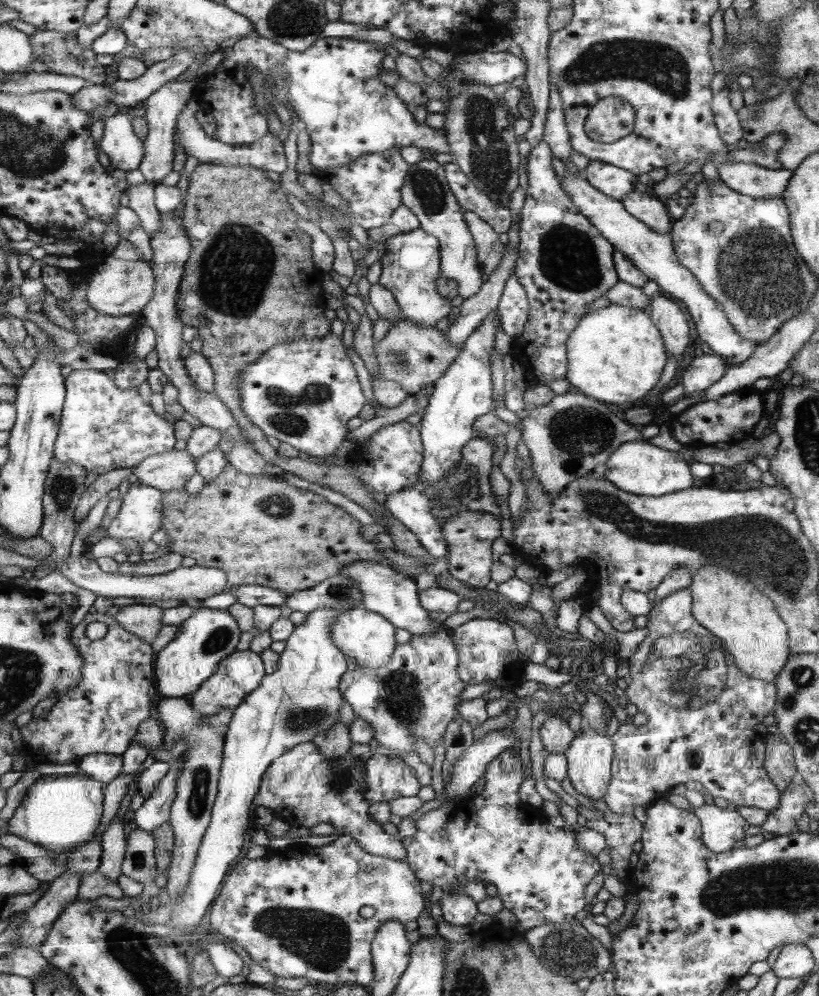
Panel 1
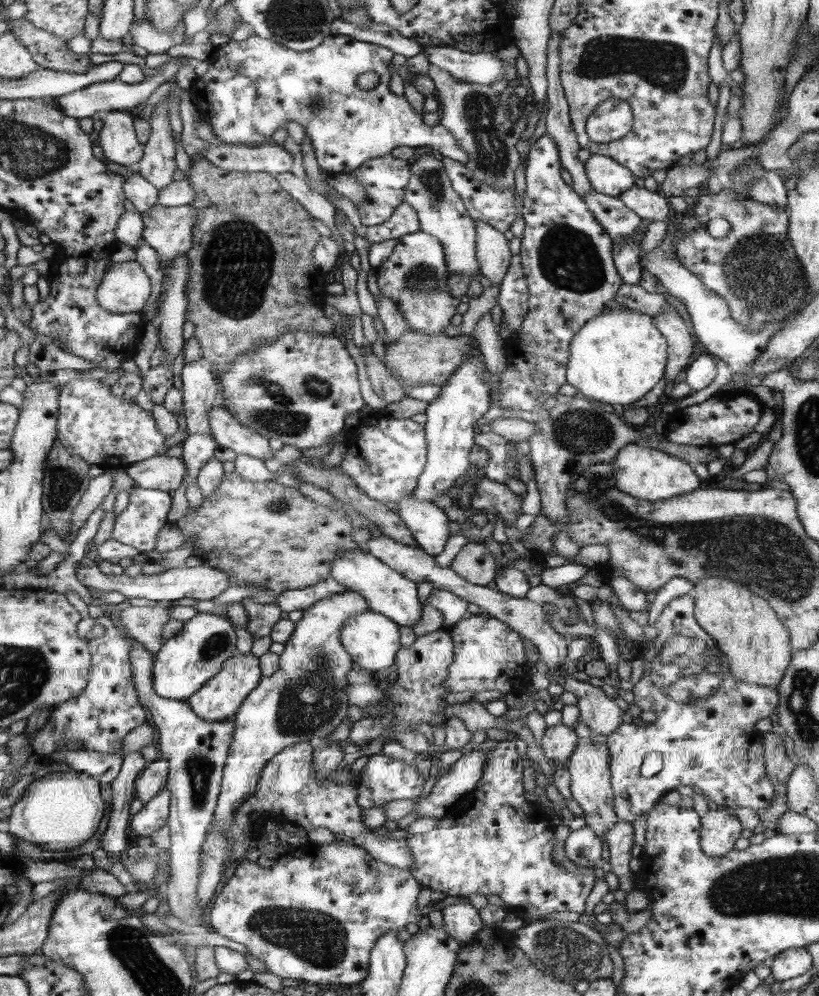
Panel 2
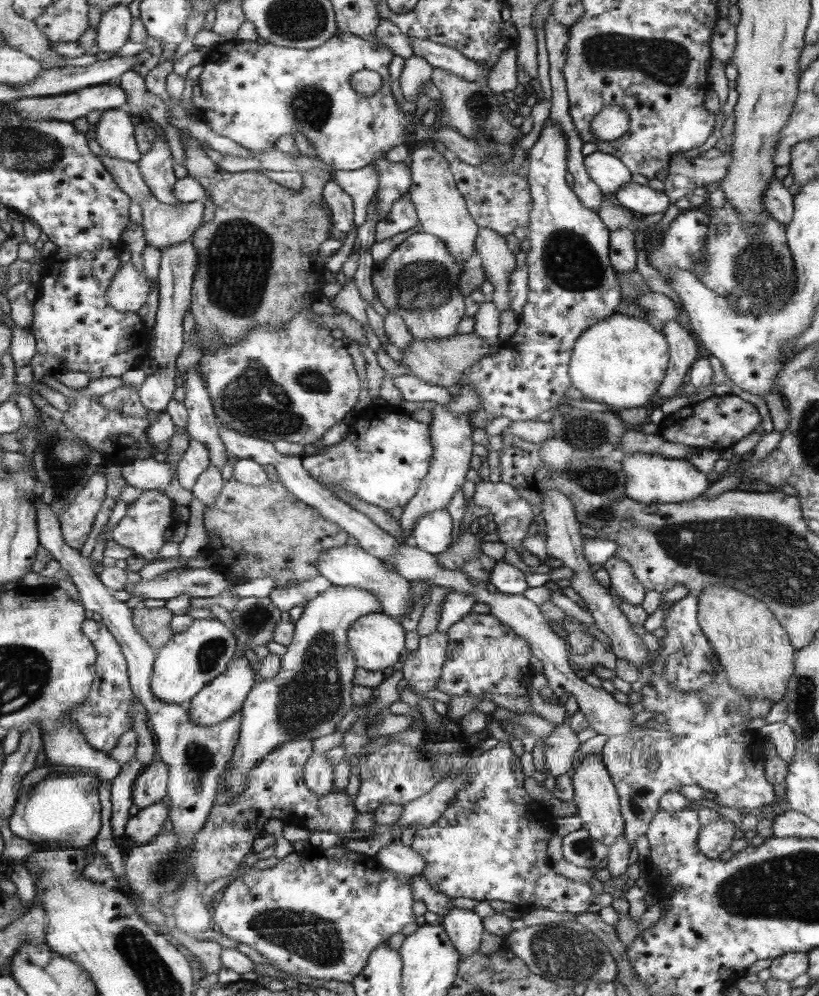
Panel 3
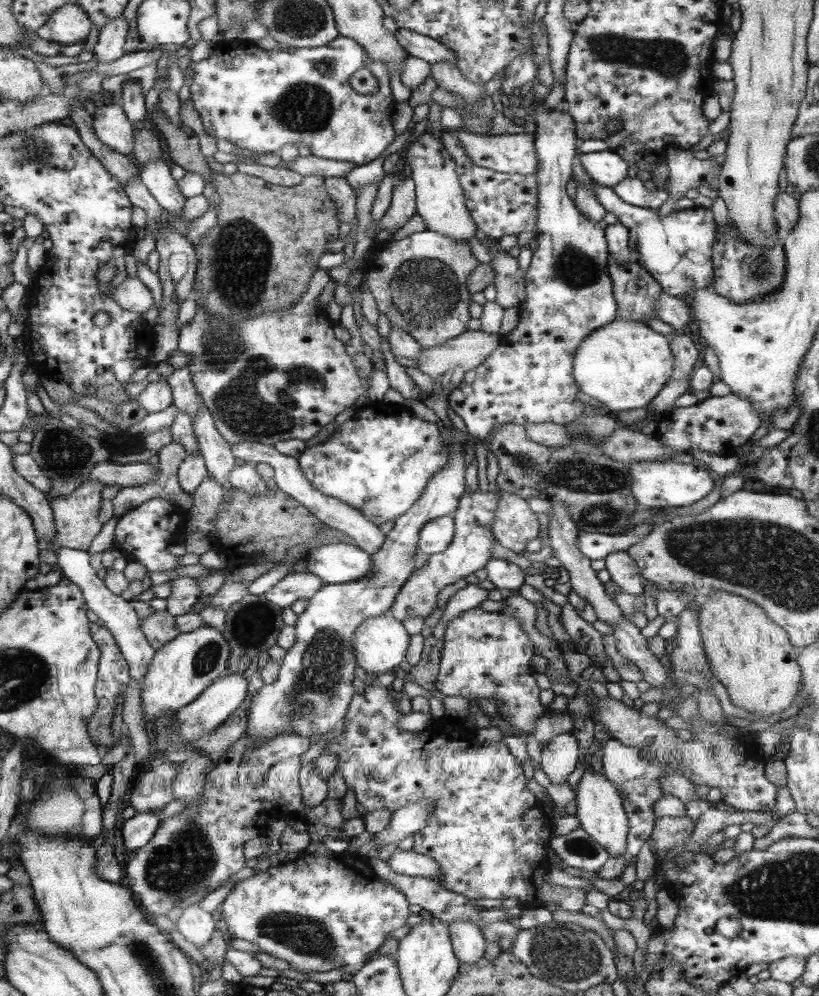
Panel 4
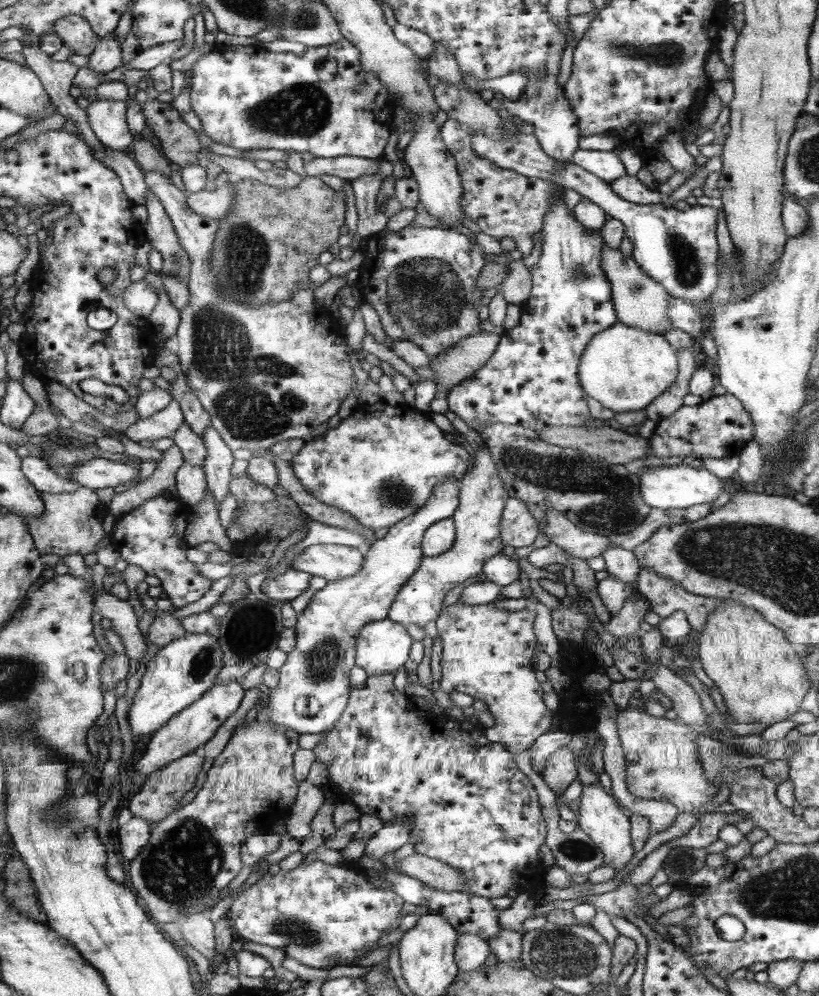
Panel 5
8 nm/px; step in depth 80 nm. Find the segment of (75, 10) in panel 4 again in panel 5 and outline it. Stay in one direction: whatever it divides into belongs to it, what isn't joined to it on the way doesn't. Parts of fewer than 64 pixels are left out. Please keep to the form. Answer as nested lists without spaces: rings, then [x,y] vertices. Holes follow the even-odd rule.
[[[70,14],[58,21],[56,21],[56,23],[54,23],[54,27],[52,27],[51,32],[46,32],[46,34],[48,33],[54,33],[57,34],[64,45],[68,46],[68,48],[72,48],[72,50],[74,50],[74,52],[76,54],[78,54],[78,50],[82,50],[82,48],[95,48],[95,46],[97,44],[100,44],[100,39],[101,37],[99,37],[90,27],[90,24],[88,24],[88,22],[86,22],[86,20],[82,19],[80,16],[74,15],[74,14]]]

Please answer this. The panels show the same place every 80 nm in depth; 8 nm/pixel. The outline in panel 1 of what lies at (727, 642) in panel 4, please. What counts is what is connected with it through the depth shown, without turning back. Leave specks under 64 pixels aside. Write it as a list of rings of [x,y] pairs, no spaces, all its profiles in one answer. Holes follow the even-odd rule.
[[[706,565],[698,570],[692,574],[692,583],[689,587],[693,598],[691,608],[693,617],[698,624],[706,627],[723,642],[724,650],[732,655],[734,664],[746,676],[774,683],[791,655],[789,653],[788,625],[781,619],[774,603],[751,582],[748,582],[743,576],[734,574],[731,570],[718,567],[718,565]]]

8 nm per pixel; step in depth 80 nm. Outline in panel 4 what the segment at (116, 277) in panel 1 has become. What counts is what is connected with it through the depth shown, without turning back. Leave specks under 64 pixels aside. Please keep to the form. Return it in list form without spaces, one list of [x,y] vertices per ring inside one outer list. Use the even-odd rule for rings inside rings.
[[[137,276],[127,278],[121,286],[117,286],[117,290],[112,290],[110,294],[122,308],[141,315],[148,312],[155,304],[150,289],[141,280],[138,280]]]

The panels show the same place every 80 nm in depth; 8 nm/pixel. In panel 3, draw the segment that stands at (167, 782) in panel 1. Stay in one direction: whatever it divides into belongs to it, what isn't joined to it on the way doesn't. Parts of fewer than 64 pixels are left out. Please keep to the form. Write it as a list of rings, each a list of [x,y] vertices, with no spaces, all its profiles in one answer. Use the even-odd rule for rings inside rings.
[[[163,800],[140,809],[125,824],[125,840],[130,845],[146,845],[163,832],[162,826],[168,815]]]

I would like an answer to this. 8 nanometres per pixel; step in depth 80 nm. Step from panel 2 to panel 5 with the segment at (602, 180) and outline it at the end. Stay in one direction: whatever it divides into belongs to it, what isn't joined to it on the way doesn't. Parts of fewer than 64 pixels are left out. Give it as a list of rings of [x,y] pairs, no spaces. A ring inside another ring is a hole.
[[[576,150],[572,162],[581,165],[582,168],[589,169],[598,178],[609,181],[622,178],[626,175],[626,169],[623,162],[612,151],[599,150]]]

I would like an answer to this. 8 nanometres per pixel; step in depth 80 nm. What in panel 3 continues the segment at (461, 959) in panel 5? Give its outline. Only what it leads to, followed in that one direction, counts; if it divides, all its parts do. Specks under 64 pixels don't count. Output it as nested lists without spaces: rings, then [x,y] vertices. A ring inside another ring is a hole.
[[[455,907],[453,911],[441,920],[442,928],[448,934],[454,948],[460,952],[461,957],[470,957],[479,951],[484,921],[474,910],[463,910]]]

